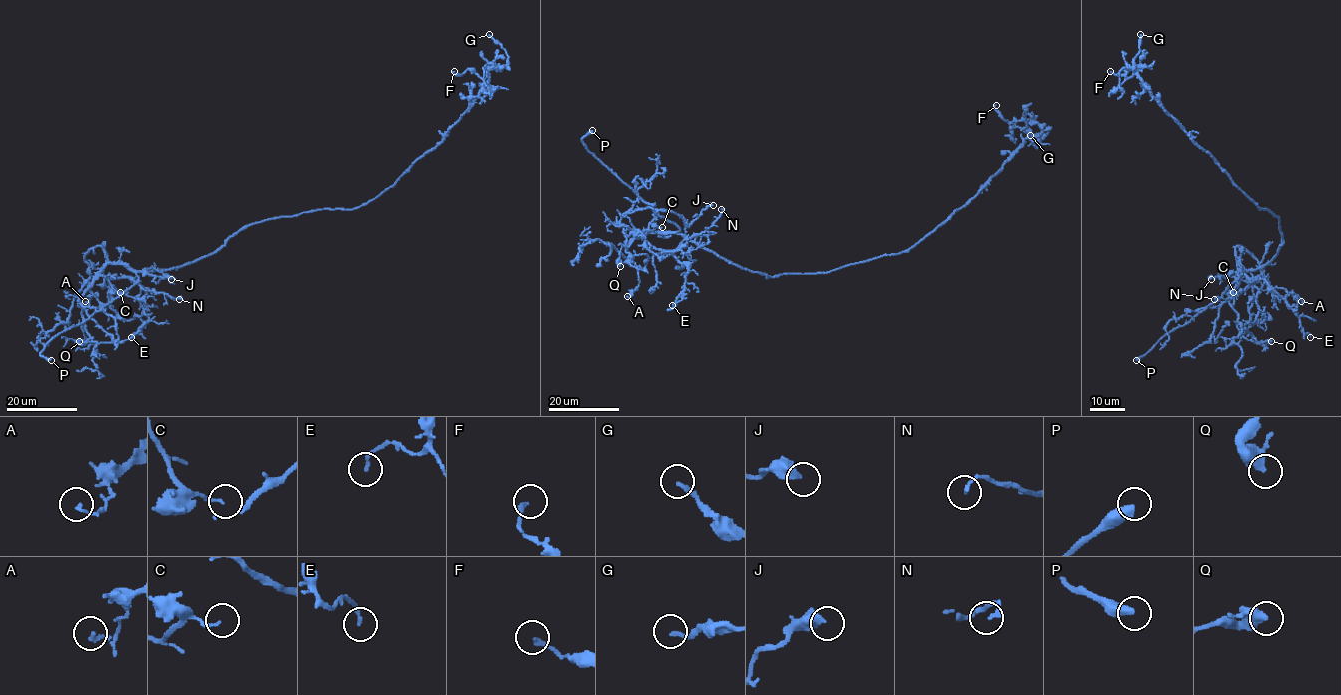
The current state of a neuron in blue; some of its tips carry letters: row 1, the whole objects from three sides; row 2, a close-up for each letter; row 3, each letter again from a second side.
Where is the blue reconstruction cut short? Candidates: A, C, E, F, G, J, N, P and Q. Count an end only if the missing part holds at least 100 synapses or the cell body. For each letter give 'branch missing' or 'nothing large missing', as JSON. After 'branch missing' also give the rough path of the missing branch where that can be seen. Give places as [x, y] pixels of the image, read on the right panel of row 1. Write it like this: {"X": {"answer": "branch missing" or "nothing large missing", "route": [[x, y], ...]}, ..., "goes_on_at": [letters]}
{"A": {"answer": "nothing large missing"}, "C": {"answer": "nothing large missing"}, "E": {"answer": "nothing large missing"}, "F": {"answer": "nothing large missing"}, "G": {"answer": "nothing large missing"}, "J": {"answer": "nothing large missing"}, "N": {"answer": "nothing large missing"}, "P": {"answer": "branch missing", "route": [[1136, 360], [1123, 382], [1126, 400], [1128, 394]]}, "Q": {"answer": "nothing large missing"}, "goes_on_at": ["P"]}

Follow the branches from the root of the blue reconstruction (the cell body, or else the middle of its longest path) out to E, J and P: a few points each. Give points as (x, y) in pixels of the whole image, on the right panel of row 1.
E: (1278, 217), (1282, 243), (1277, 254), (1264, 266), (1239, 271), (1238, 264), (1249, 279), (1262, 278), (1310, 337)
J: (1278, 217), (1282, 243), (1264, 266), (1211, 279)
P: (1278, 217), (1282, 243), (1277, 254), (1264, 266), (1240, 271), (1219, 298), (1189, 323), (1166, 333), (1136, 360)

